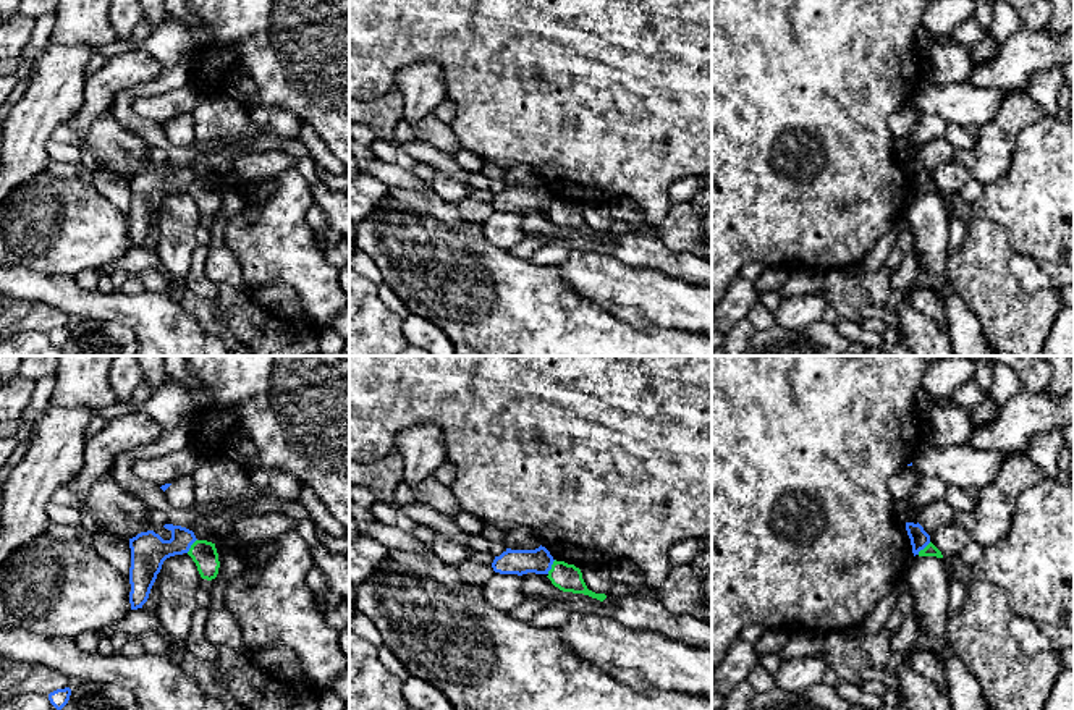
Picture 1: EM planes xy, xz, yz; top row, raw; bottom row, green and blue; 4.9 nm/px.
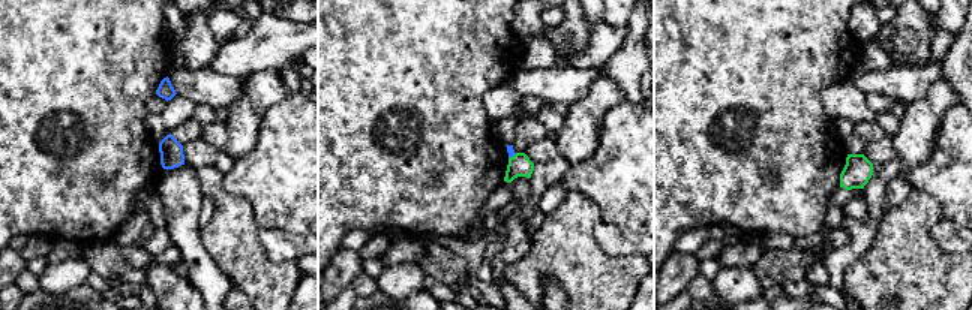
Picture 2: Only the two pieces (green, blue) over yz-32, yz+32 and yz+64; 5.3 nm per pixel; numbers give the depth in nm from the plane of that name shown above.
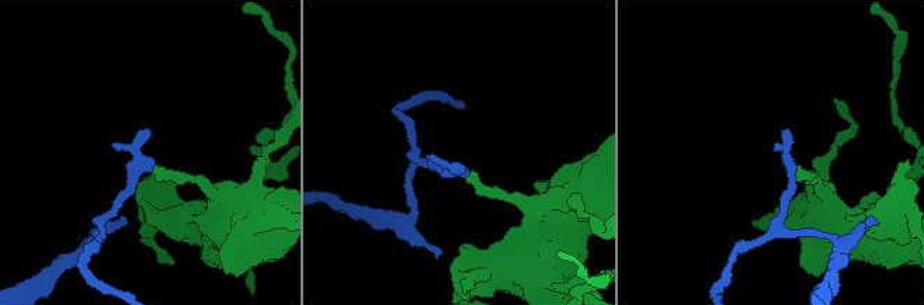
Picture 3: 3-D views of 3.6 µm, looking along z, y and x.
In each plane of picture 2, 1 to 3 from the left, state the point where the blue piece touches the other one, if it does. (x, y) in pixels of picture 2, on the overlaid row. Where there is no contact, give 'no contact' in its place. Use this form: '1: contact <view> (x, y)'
1: no contact
2: contact yz+32 (513, 156)
3: no contact

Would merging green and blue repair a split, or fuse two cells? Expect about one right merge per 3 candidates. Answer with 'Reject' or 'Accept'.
Reject

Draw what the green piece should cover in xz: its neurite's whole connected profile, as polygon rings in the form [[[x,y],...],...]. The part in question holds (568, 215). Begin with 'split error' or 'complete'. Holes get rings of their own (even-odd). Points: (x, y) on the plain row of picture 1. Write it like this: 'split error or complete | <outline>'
complete | [[[555,197],[547,215],[563,230],[584,231],[600,239],[607,236],[605,231],[595,231],[587,226],[581,207],[574,202]]]

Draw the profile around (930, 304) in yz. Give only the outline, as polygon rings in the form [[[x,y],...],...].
[[[925,291],[922,294],[914,293],[911,296],[912,306],[928,317],[940,330],[948,332],[948,320],[945,315],[945,302],[941,296],[933,291]]]

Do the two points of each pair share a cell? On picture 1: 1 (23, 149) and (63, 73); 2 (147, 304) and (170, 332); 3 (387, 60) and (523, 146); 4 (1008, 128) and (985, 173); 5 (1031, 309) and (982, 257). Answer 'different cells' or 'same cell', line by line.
1: same cell
2: same cell
3: same cell
4: same cell
5: same cell

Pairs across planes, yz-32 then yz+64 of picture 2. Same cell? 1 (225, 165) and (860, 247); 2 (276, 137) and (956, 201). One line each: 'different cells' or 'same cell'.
1: same cell
2: same cell

